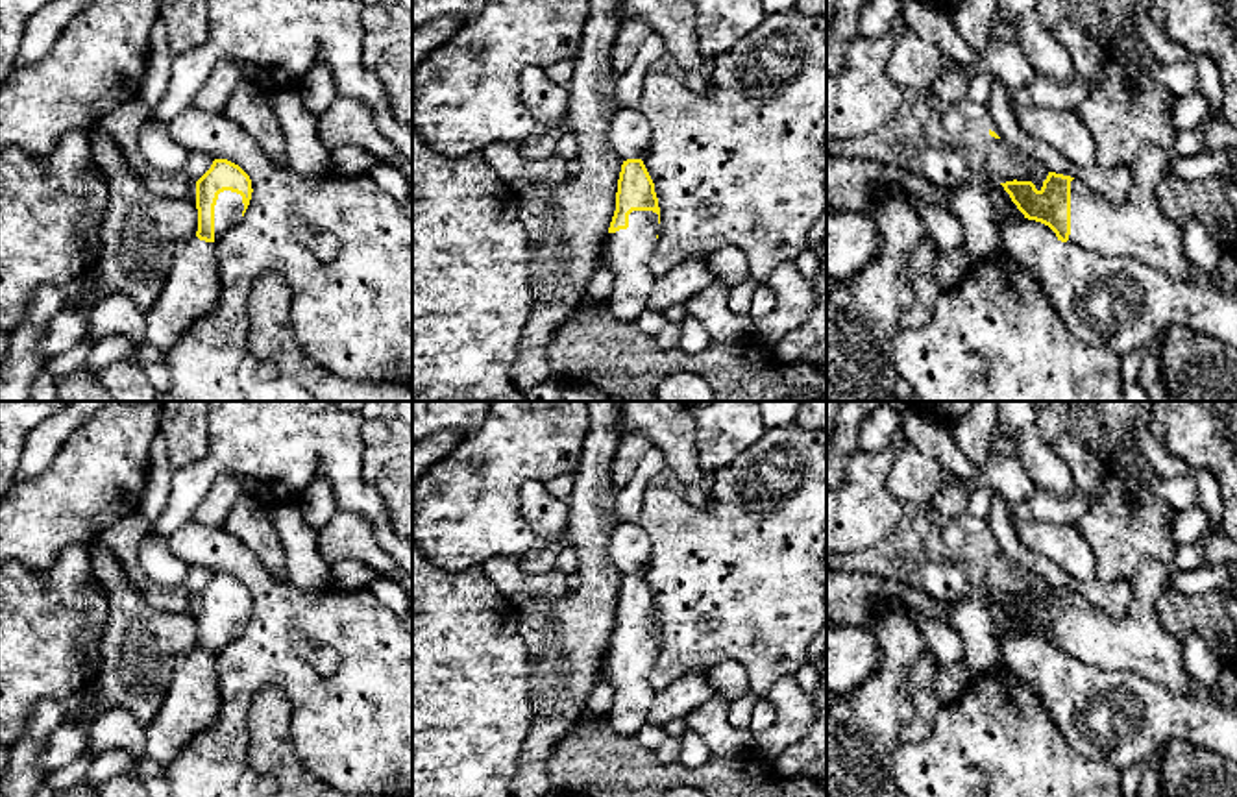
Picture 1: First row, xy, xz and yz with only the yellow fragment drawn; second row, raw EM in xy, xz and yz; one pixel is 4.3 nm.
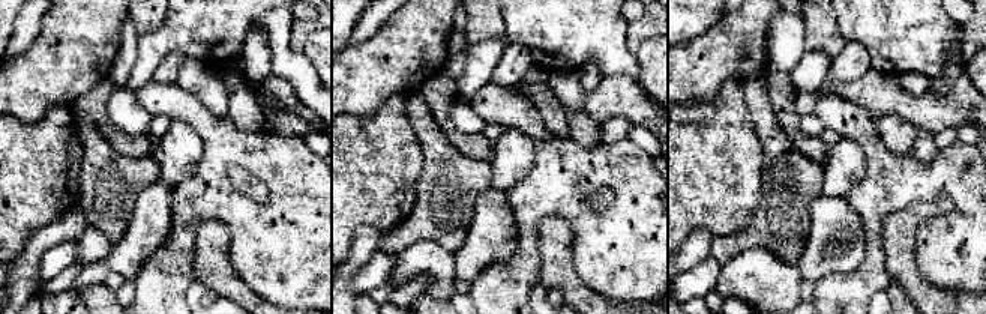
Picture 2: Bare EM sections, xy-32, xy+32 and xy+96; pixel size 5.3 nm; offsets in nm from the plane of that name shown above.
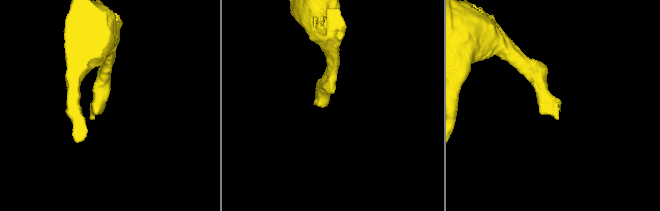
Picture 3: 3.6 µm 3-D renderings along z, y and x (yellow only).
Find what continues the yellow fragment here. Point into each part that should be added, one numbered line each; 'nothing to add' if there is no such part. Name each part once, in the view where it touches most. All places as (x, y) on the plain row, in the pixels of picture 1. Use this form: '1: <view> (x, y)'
1: xy (228, 624)

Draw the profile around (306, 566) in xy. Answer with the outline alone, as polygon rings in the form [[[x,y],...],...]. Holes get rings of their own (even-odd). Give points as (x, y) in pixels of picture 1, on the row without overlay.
[[[298,503],[270,505],[268,520],[287,555],[287,579],[309,592],[331,586],[331,566],[318,553],[318,533],[309,527]]]

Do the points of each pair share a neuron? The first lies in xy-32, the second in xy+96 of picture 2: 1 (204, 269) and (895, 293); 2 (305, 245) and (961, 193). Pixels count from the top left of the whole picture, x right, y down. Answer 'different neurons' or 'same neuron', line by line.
1: different neurons
2: same neuron

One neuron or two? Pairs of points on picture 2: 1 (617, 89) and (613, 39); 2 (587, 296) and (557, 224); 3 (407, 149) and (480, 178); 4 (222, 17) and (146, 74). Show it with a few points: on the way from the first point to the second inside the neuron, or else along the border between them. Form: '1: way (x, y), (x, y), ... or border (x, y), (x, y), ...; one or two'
1: border (602, 75), (629, 74), (637, 81); two
2: way (569, 280), (557, 268), (557, 242); one
3: border (408, 122), (422, 153), (422, 175), (416, 190); two
4: way (200, 24), (188, 26), (174, 33), (156, 51); one

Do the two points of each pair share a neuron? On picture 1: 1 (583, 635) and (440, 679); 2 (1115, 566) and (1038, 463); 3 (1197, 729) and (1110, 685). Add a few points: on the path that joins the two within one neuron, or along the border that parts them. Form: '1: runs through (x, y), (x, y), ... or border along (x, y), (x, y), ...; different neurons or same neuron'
1: border along (518, 625), (527, 651), (531, 694); different neurons
2: border along (1053, 450), (1071, 468), (1078, 487); different neurons
3: runs through (1175, 716), (1139, 714), (1132, 707); same neuron

